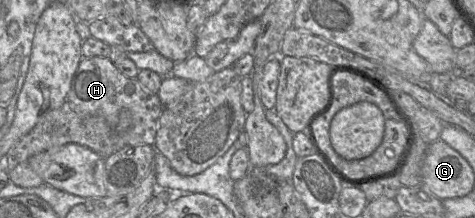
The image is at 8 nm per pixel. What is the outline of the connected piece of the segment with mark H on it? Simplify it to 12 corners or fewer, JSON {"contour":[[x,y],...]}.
{"contour":[[82,58],[67,101],[104,117],[115,151],[154,146],[159,96],[124,76],[109,58]]}

